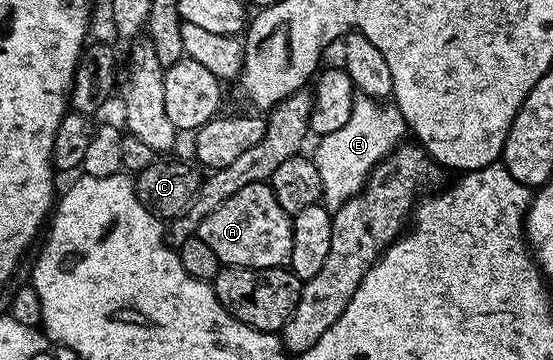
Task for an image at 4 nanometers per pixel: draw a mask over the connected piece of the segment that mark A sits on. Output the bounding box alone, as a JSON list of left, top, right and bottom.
[195,181,293,269]

